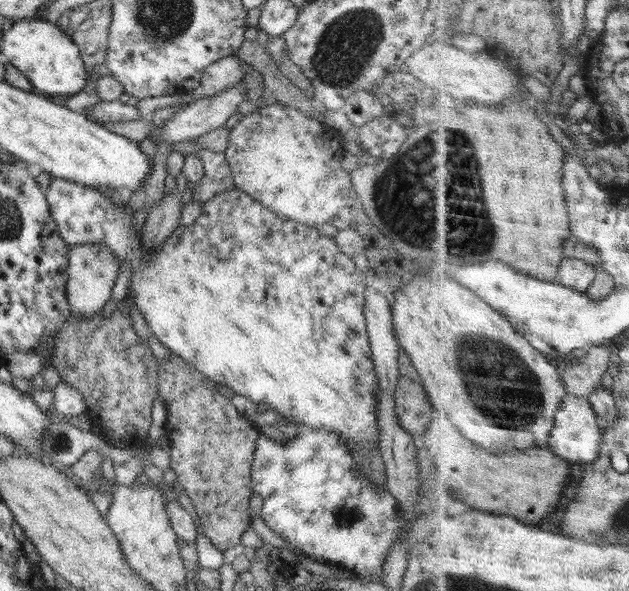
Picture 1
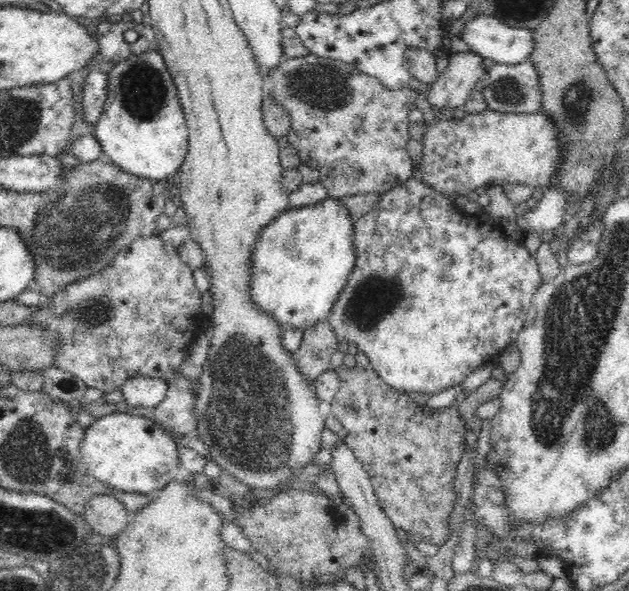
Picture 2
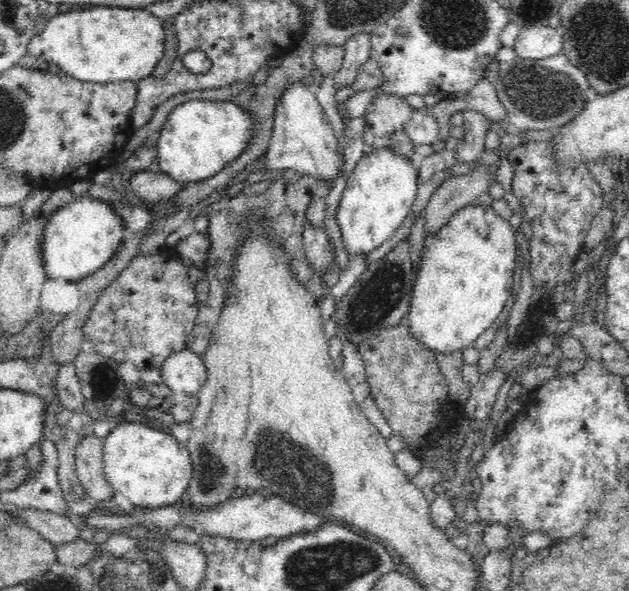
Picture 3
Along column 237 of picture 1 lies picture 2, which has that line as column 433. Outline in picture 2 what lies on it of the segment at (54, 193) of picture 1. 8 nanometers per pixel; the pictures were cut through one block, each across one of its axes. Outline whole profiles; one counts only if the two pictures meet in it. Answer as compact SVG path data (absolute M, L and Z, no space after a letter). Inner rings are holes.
M411 177L404 184L380 193L380 200L374 204L374 208L355 221L355 244L357 255L355 270L350 274L348 283L344 286L336 305L333 306L328 321L334 327L338 342L346 341L347 344L349 342L356 344L358 350L369 359L371 369L380 375L382 381L392 389L406 393L425 392L433 395L450 387L458 389L470 373L475 372L479 366L490 359L500 356L504 347L514 341L522 330L534 296L543 284L535 257L530 254L524 244L517 244L504 235L499 219L490 220L488 216L460 214L456 210L456 205L444 194L422 183L418 177Z

